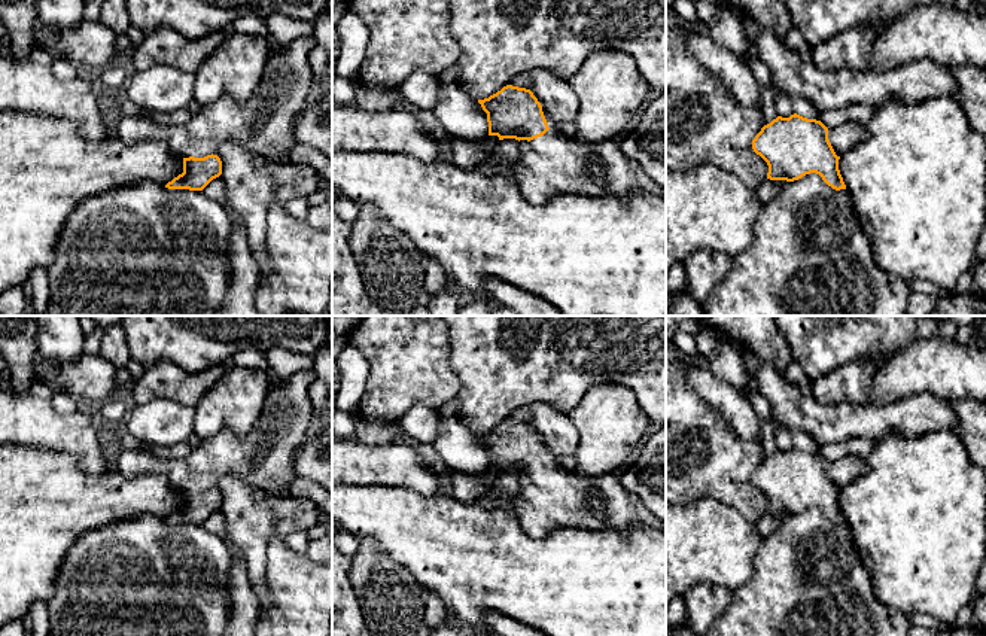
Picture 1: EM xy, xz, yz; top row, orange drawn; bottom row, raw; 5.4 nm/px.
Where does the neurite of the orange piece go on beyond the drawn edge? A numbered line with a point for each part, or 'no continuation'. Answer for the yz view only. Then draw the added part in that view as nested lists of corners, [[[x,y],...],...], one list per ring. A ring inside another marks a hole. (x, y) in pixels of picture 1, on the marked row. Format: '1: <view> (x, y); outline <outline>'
1: yz (843, 137); outline [[[843,124],[840,127],[827,127],[828,140],[837,156],[842,156],[847,149],[867,137],[867,128],[862,124]]]

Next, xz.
1: xz (550, 166); outline [[[554,130],[530,141],[518,141],[520,158],[512,164],[517,188],[530,204],[545,204],[559,195],[585,195],[605,198],[620,195],[627,198],[633,192],[666,197],[666,188],[646,176],[642,167],[627,158],[620,140],[584,144],[567,139]]]

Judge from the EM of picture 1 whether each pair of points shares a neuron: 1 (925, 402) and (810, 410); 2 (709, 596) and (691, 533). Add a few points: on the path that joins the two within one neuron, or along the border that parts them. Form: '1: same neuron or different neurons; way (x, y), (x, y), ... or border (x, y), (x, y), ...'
1: same neuron; way (897, 417), (839, 419)
2: different neurons; border (732, 592), (717, 584), (697, 583), (684, 596)

